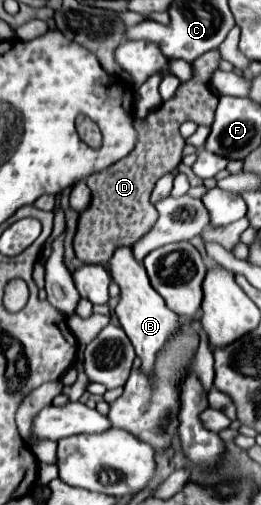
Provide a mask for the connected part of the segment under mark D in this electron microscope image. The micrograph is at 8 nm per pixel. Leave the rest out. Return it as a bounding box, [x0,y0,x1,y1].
[74,51,218,263]

